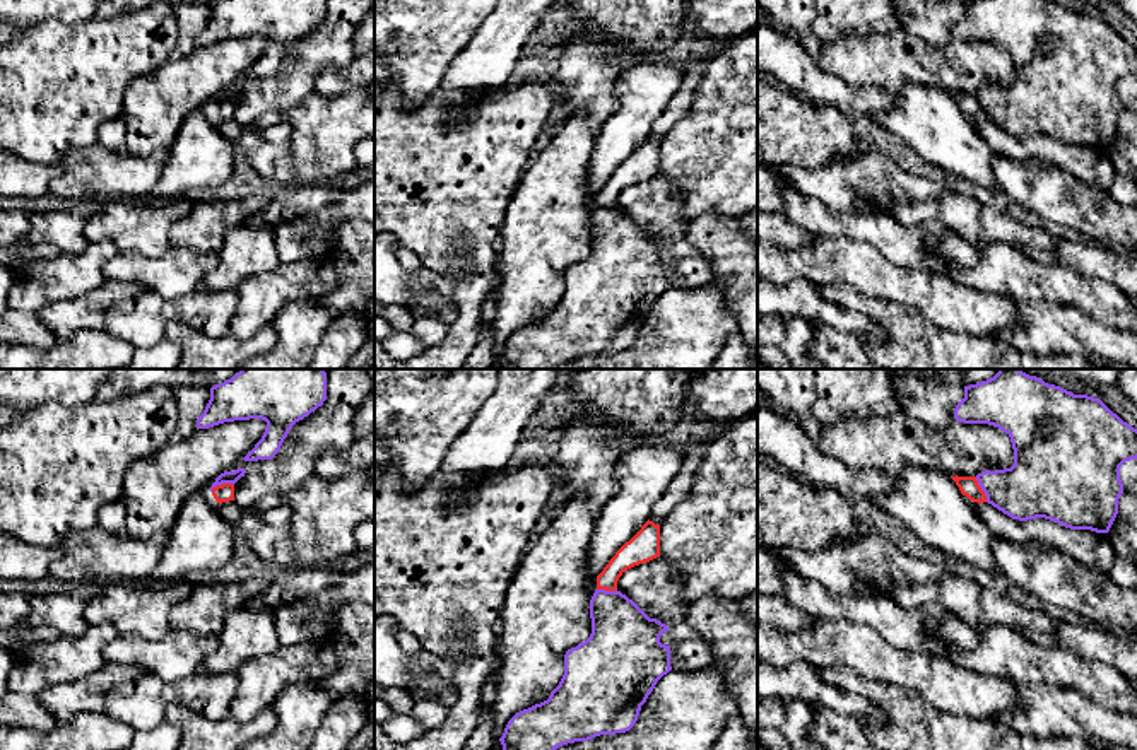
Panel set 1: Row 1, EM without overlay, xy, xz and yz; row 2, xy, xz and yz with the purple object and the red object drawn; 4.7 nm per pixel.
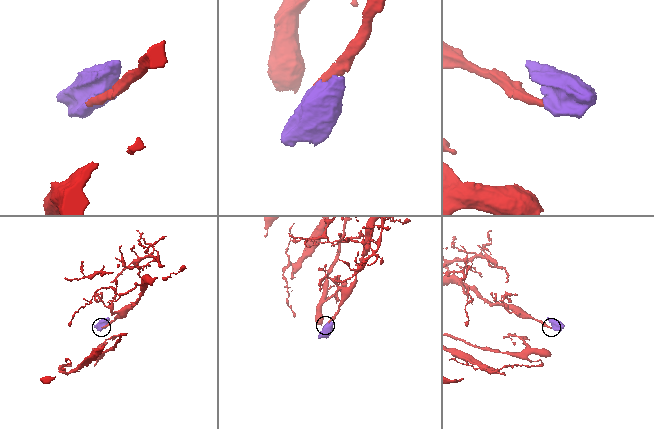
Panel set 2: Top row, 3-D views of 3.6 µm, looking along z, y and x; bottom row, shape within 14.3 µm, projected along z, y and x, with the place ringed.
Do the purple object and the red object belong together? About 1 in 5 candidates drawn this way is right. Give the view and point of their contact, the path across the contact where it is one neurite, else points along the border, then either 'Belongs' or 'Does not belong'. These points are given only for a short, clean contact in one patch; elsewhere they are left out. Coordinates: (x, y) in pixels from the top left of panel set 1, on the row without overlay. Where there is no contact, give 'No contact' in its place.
Touches purple at yz (982, 106). Boundary: yz (975, 94), (987, 118). Does not belong

